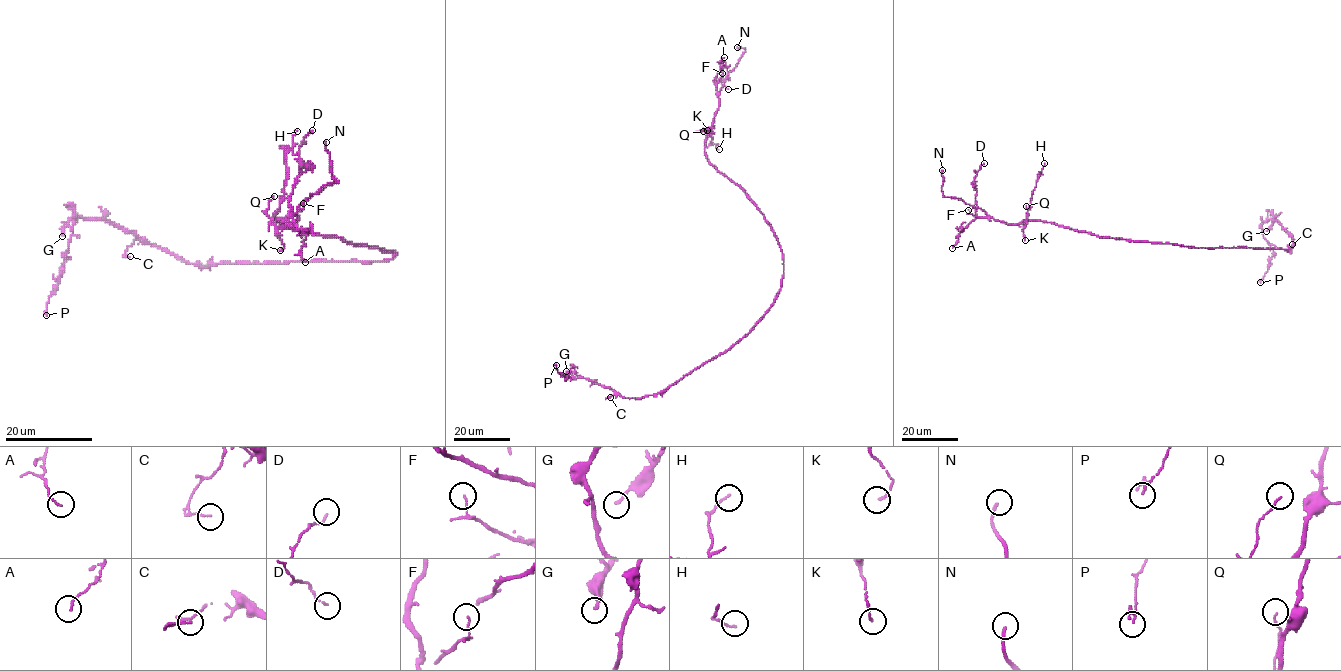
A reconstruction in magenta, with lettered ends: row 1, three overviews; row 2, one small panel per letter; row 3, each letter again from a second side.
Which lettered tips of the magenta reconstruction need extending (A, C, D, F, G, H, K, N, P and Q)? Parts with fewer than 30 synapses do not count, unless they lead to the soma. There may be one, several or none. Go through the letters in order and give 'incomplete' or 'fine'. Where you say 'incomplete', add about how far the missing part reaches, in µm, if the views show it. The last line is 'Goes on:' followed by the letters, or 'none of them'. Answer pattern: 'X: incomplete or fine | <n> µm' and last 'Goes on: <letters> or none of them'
A: fine
C: fine
D: fine
F: fine
G: fine
H: fine
K: fine
N: incomplete | 25 µm
P: fine
Q: fine
Goes on: N

